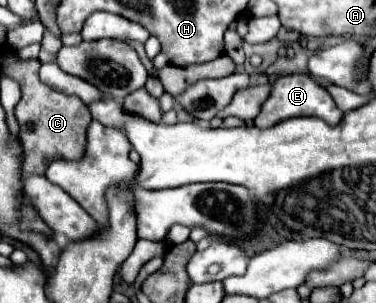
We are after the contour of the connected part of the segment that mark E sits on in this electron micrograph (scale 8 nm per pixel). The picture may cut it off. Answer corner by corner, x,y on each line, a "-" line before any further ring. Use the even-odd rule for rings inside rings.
282,75
274,81
272,93
264,101
260,115
254,119
254,125
260,129
266,129
266,127
274,127
286,119
292,119
292,117
320,117
328,125
338,125
338,121
342,121
344,113
336,107
330,93
324,87
316,85
308,75

